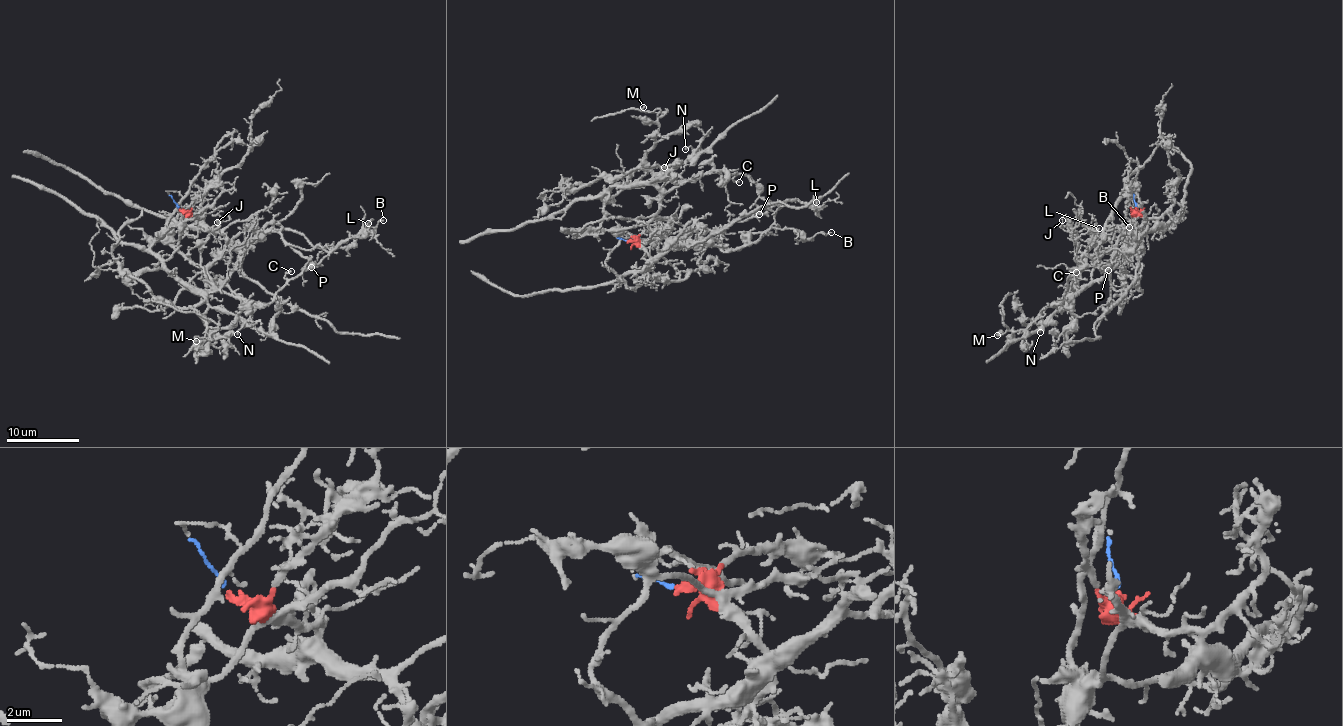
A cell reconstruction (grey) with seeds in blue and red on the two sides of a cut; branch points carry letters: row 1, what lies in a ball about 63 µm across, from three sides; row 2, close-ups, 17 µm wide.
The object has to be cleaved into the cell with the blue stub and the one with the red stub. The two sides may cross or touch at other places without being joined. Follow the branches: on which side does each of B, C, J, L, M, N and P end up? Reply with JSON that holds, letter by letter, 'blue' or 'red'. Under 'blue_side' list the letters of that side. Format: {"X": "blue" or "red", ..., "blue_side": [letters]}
{"B": "red", "C": "blue", "J": "blue", "L": "red", "M": "blue", "N": "blue", "P": "blue", "blue_side": ["C", "J", "M", "N", "P"]}

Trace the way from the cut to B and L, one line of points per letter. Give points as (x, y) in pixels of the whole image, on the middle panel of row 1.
B: (626, 240), (650, 261), (672, 243), (733, 250), (771, 227), (793, 229), (805, 240), (831, 232)
L: (626, 240), (637, 244), (650, 261), (672, 243), (703, 243), (741, 216), (796, 200), (813, 205), (816, 203)

